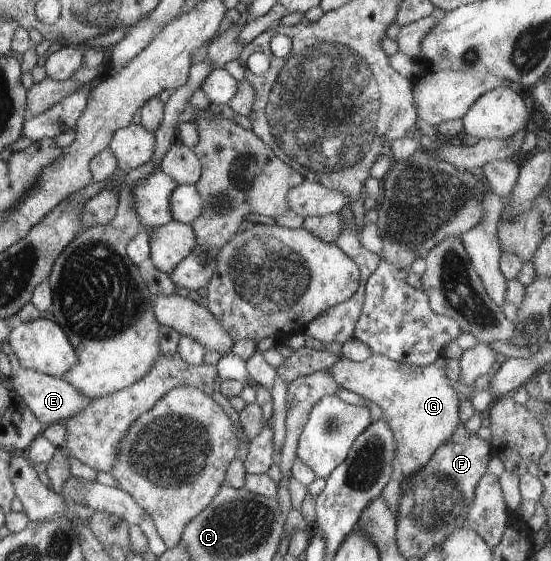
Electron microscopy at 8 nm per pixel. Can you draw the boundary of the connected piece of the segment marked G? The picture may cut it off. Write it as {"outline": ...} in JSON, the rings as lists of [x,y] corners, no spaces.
{"outline":[[[373,354],[362,362],[341,358],[326,370],[341,389],[349,389],[368,402],[379,405],[383,410],[381,419],[393,430],[396,441],[393,471],[380,496],[396,519],[401,498],[405,495],[402,489],[404,482],[428,465],[433,452],[447,441],[461,424],[458,407],[461,399],[459,393],[457,395],[453,389],[453,380],[445,375],[444,366],[444,355],[439,355],[431,365],[417,367],[390,360],[381,354]]]}

